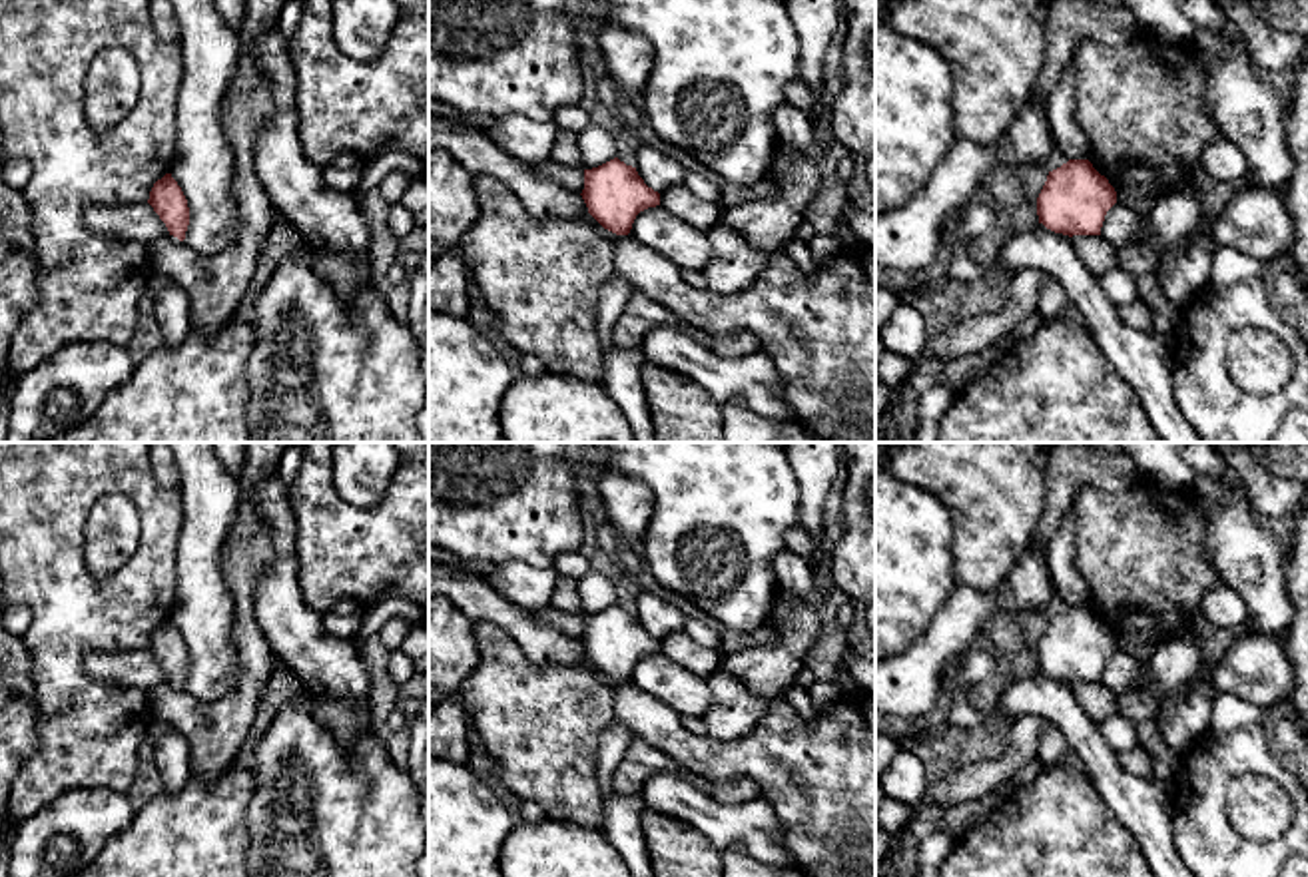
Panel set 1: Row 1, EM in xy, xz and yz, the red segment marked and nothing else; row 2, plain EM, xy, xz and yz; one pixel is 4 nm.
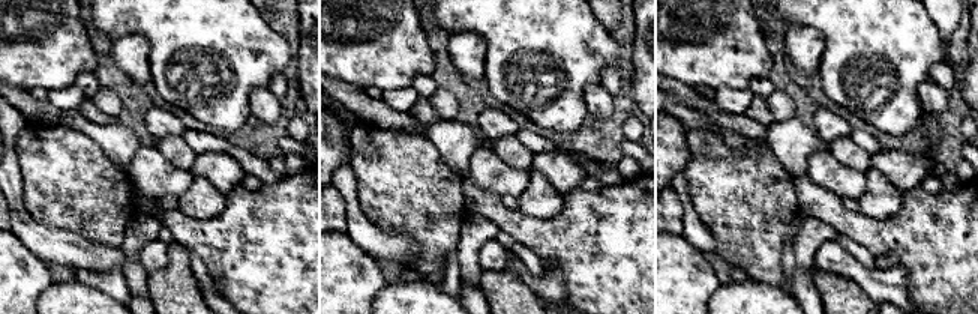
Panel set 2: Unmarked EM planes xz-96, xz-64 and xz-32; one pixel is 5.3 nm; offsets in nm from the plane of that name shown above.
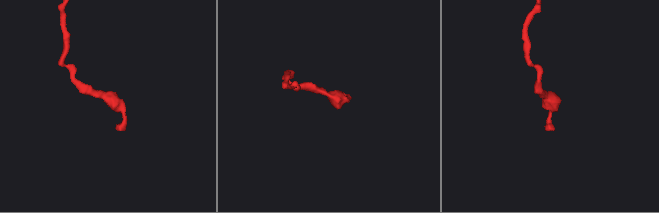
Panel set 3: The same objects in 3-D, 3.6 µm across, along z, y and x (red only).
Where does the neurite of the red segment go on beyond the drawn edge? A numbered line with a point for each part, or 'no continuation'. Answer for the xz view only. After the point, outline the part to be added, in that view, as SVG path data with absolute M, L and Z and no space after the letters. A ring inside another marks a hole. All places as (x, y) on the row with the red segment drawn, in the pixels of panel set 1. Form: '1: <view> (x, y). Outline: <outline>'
no continuation

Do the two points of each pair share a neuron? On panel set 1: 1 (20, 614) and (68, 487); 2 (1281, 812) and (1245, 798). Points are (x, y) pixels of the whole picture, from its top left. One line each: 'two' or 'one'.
1: two
2: one

